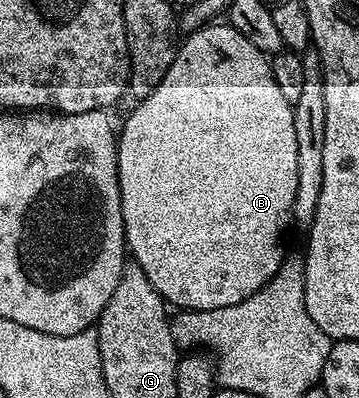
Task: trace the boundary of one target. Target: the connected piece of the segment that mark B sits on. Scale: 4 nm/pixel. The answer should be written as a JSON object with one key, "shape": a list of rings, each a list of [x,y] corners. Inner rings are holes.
{"shape":[[[207,23],[200,29],[193,30],[186,42],[177,46],[172,67],[160,79],[160,87],[148,95],[148,99],[137,102],[134,110],[120,125],[117,134],[118,143],[118,186],[122,200],[122,218],[129,256],[133,264],[138,265],[144,275],[148,275],[148,283],[156,287],[162,300],[179,310],[215,309],[229,307],[240,303],[249,296],[256,295],[277,275],[282,265],[282,236],[286,228],[291,228],[294,216],[294,200],[296,199],[296,127],[294,126],[294,106],[284,99],[280,86],[272,75],[267,54],[260,52],[240,31],[236,31],[228,23]]]}

